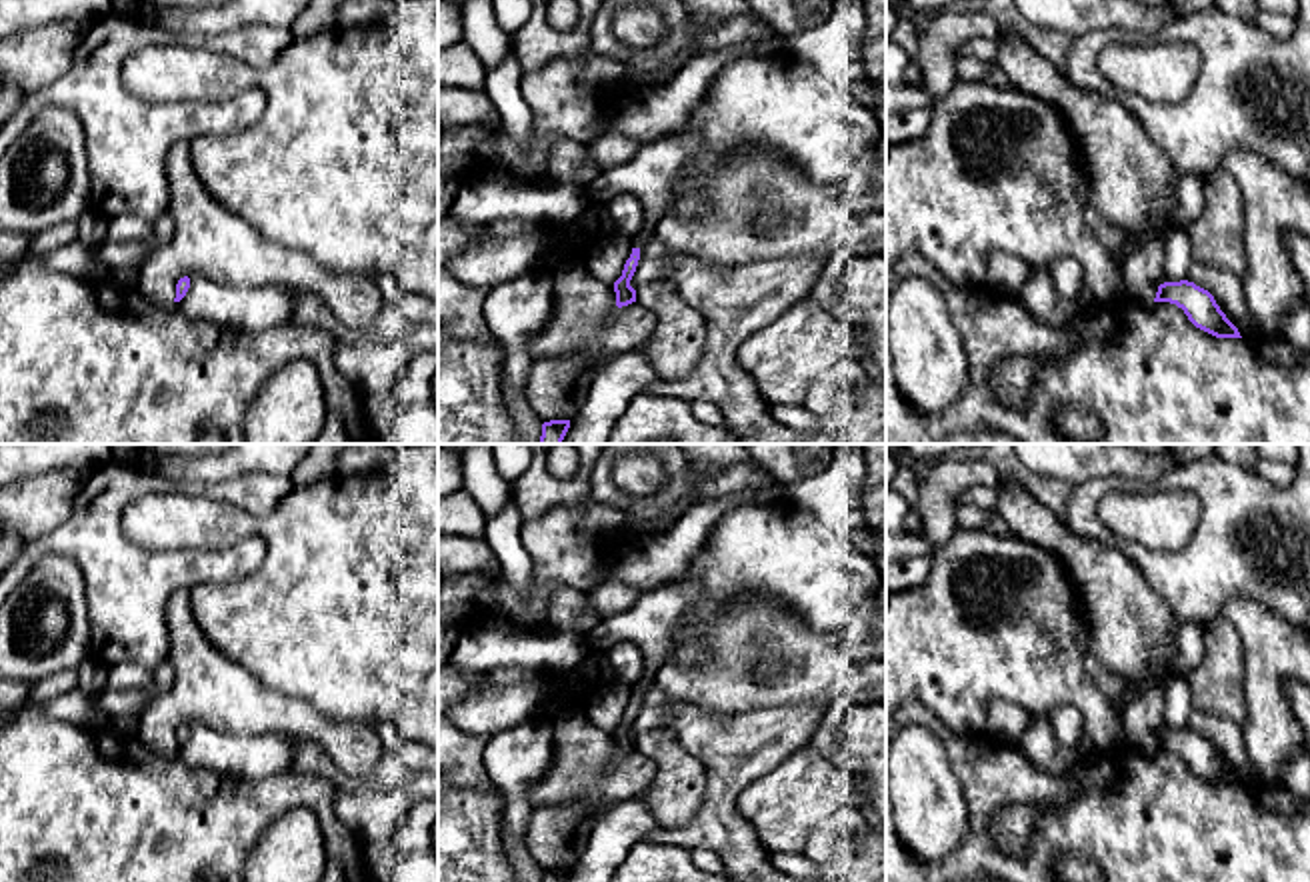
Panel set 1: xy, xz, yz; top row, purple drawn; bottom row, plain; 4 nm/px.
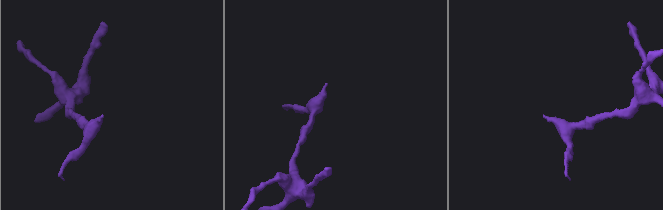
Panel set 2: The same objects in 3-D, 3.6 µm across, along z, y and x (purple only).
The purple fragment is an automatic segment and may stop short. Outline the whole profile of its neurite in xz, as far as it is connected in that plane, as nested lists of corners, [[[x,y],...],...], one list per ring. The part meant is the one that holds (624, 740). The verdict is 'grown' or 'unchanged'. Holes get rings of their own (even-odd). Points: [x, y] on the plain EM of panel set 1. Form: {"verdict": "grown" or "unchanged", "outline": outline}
{"verdict": "grown", "outline": [[[694,578],[662,584],[652,592],[644,592],[626,612],[600,618],[586,634],[592,652],[606,652],[622,642],[630,642],[642,652],[642,678],[632,688],[632,702],[624,712],[622,724],[614,730],[618,756],[636,750],[636,738],[630,728],[636,720],[640,698],[652,690],[654,676],[666,662],[678,624],[702,594],[704,586]]]}

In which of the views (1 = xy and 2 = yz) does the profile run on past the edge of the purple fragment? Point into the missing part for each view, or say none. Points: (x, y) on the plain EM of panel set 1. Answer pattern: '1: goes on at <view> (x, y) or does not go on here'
1: does not go on here
2: does not go on here

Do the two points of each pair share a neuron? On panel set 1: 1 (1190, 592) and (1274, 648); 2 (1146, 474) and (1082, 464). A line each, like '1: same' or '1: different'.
1: different
2: same

